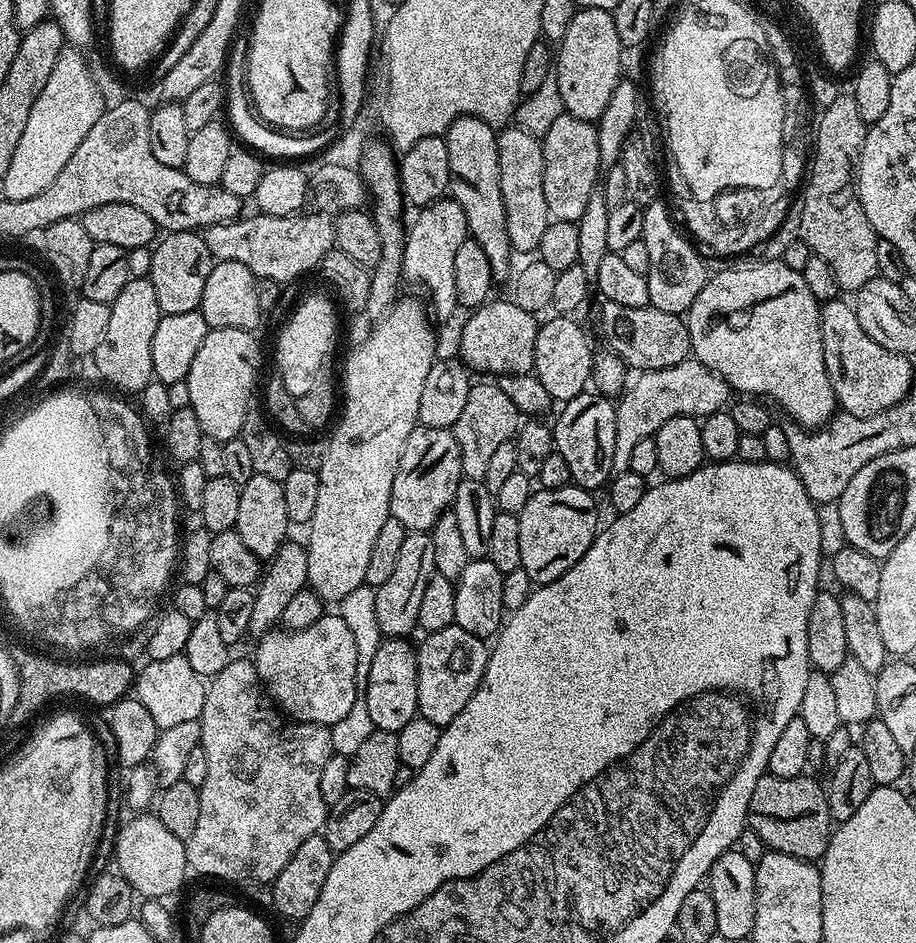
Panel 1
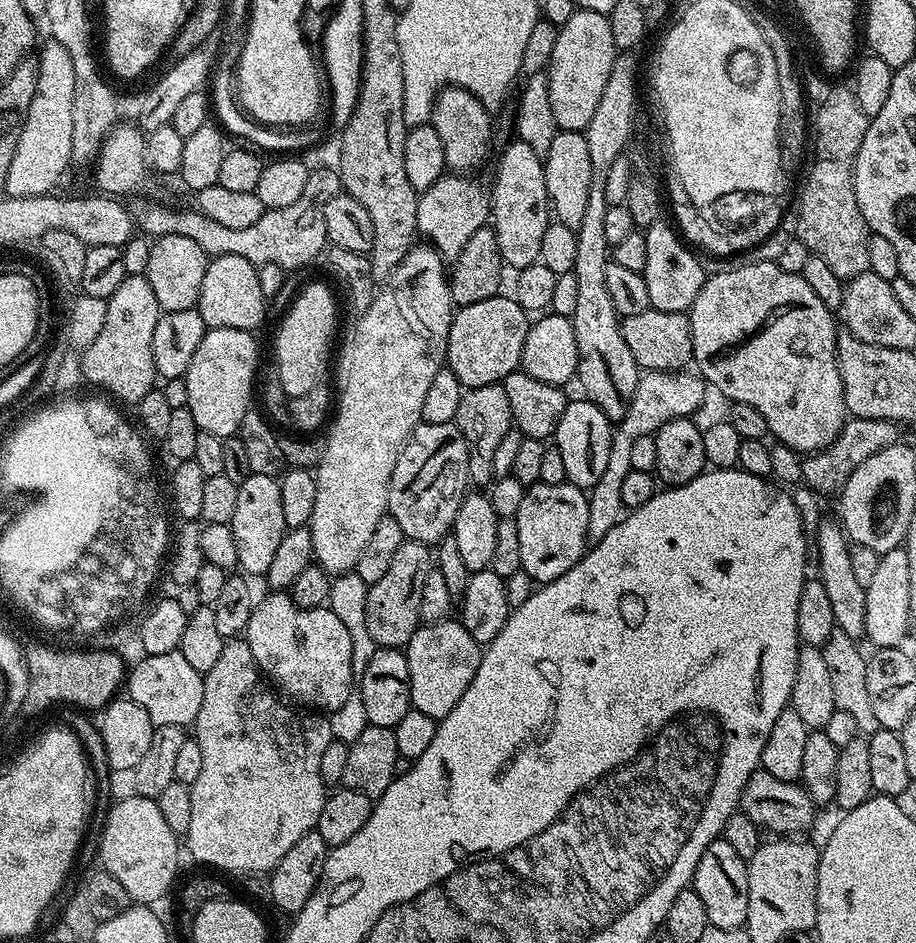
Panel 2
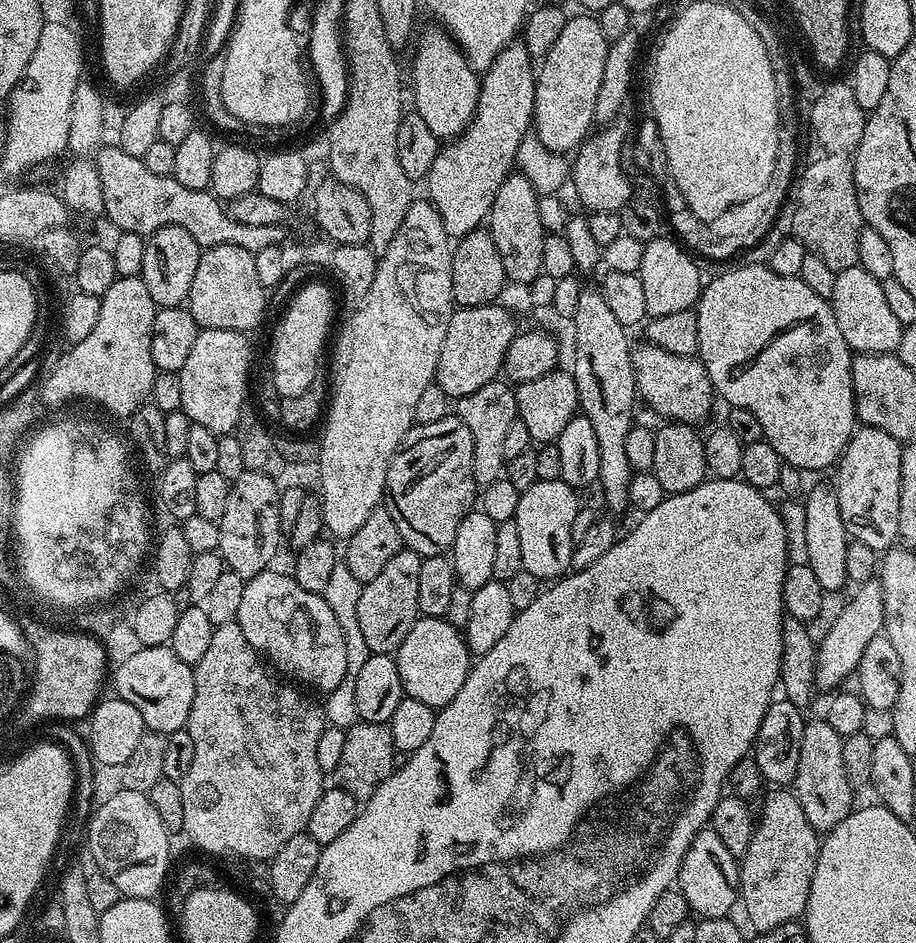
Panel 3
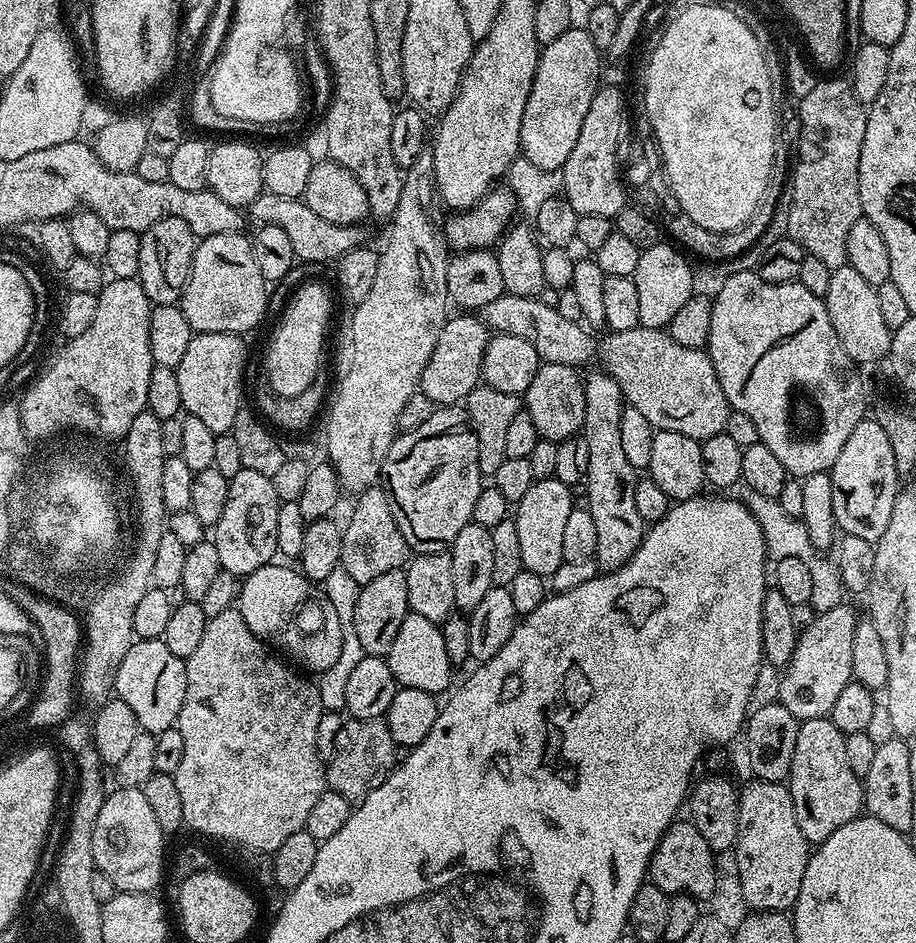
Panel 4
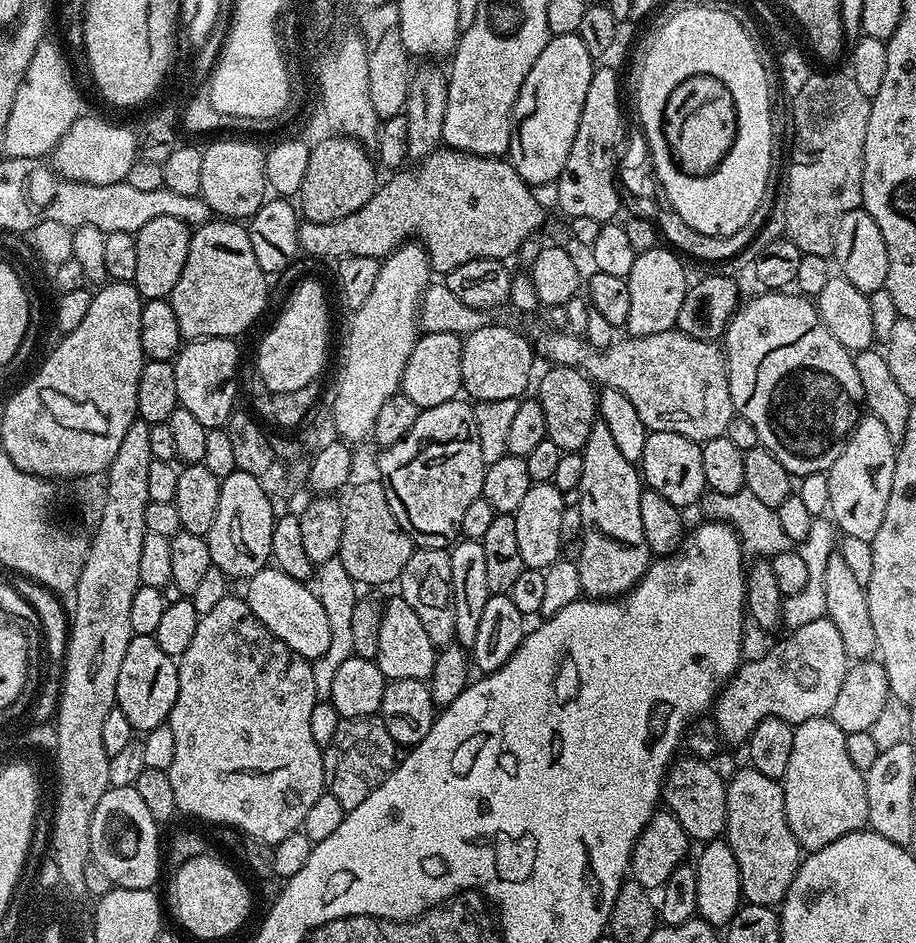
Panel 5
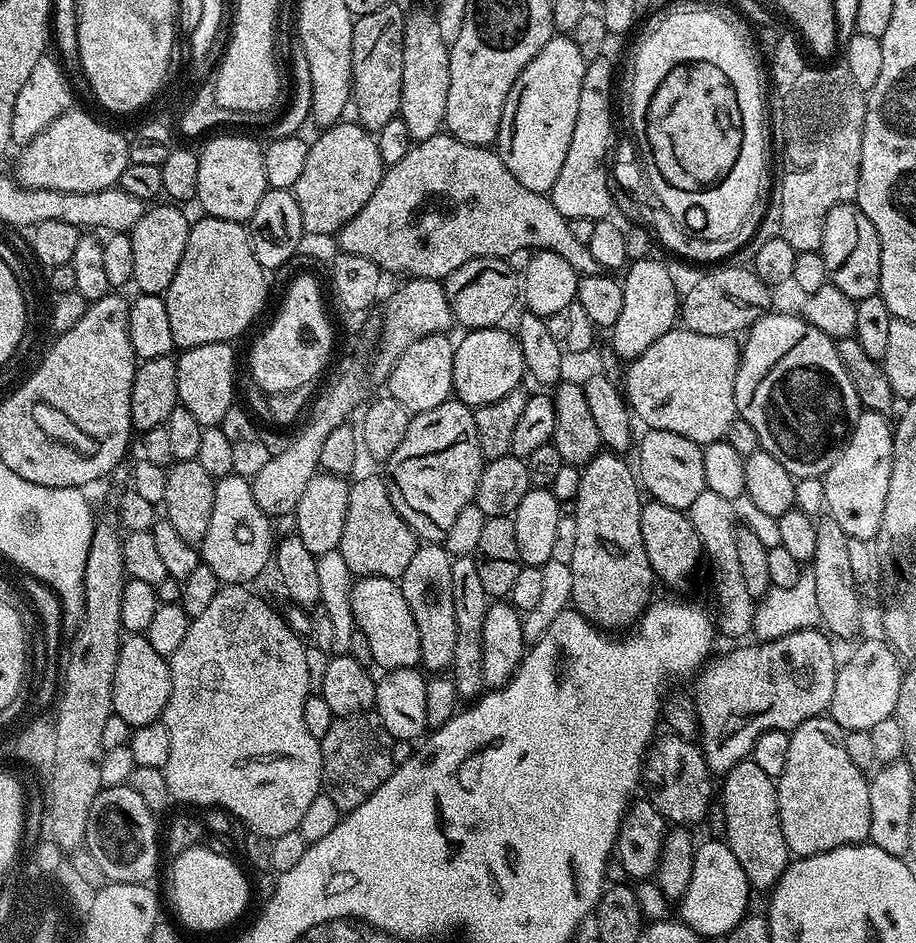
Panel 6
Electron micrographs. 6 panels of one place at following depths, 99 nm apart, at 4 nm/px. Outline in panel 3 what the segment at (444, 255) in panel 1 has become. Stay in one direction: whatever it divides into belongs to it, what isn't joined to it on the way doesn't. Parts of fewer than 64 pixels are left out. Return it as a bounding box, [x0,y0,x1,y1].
[426,42,536,238]

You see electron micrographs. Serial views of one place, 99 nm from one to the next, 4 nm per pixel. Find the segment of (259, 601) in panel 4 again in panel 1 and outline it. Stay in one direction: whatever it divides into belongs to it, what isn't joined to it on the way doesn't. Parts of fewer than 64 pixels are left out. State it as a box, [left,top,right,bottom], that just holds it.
[254,614,358,726]

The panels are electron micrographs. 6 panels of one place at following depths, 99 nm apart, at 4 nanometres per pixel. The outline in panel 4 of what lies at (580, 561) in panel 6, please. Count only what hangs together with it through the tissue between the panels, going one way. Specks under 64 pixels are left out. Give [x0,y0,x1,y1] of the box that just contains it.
[582,370,646,569]

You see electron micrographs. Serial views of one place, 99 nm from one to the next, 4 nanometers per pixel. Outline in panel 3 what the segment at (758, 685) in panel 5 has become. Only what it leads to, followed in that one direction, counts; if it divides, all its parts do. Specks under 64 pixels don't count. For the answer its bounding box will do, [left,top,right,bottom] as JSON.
[815,578,884,690]

